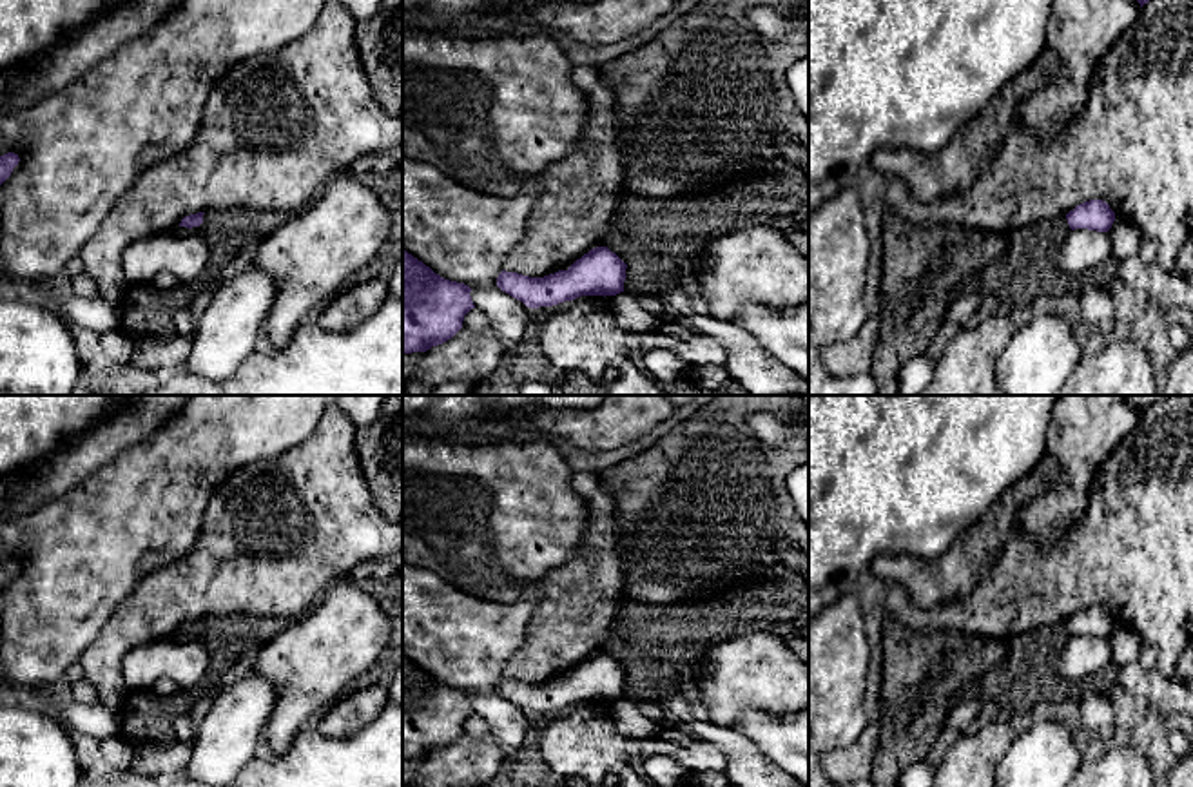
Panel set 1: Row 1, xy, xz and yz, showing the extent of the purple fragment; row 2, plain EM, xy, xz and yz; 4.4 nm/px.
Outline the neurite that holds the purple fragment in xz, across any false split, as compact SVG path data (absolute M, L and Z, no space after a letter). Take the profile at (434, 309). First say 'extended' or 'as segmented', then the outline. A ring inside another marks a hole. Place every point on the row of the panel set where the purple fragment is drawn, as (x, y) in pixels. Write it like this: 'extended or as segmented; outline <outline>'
as segmented; outline M403 250L403 354L426 352L451 339L462 328L464 316L475 308L470 292L468 285L441 277Z

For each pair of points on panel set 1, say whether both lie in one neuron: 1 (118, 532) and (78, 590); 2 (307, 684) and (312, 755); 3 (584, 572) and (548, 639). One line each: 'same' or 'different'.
1: same
2: different
3: same

